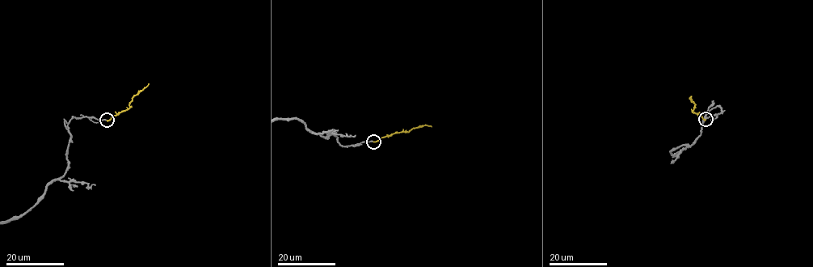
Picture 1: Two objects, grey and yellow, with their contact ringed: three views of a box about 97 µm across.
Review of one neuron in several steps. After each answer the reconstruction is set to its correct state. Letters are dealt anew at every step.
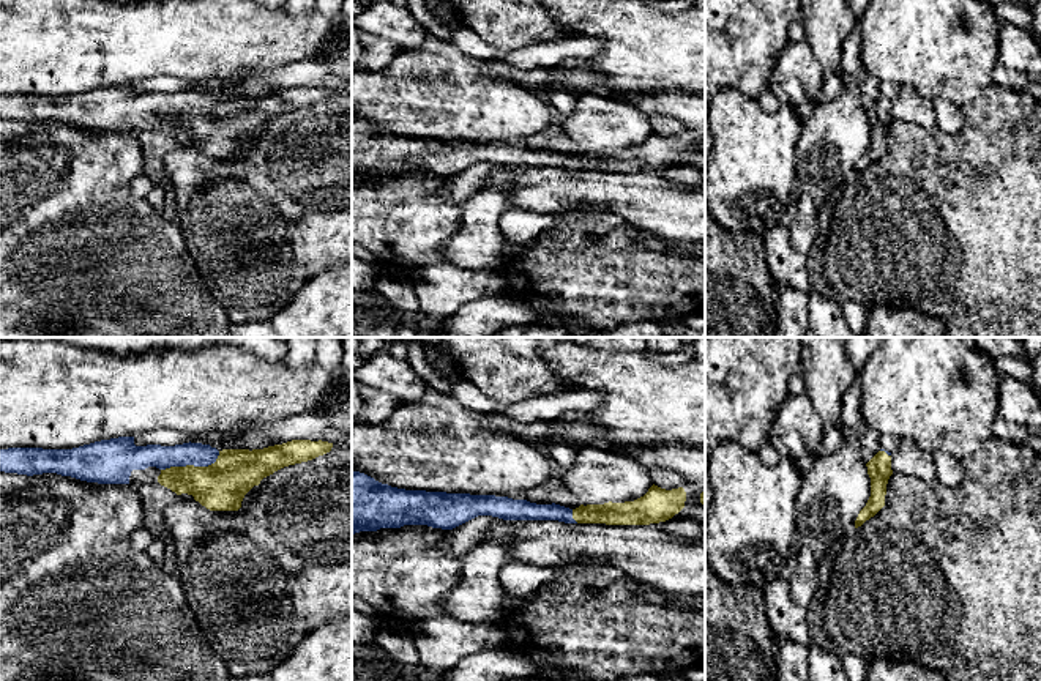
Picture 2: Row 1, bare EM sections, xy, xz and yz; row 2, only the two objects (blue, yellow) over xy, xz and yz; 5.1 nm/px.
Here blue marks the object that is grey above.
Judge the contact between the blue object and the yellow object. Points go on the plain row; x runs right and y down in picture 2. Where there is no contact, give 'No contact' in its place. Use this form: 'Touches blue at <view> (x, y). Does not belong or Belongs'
Touches blue at xy (193, 111). Belongs

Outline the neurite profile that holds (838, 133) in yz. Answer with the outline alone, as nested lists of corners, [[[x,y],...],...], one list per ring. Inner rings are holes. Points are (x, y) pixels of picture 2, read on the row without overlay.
[[[844,85],[803,123],[795,151],[797,192],[809,195],[819,208],[823,207],[830,194],[855,175],[869,143],[871,125],[861,88]]]

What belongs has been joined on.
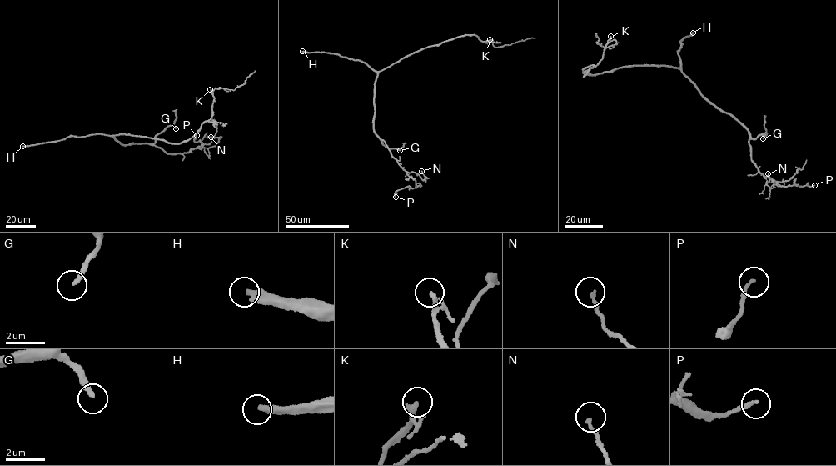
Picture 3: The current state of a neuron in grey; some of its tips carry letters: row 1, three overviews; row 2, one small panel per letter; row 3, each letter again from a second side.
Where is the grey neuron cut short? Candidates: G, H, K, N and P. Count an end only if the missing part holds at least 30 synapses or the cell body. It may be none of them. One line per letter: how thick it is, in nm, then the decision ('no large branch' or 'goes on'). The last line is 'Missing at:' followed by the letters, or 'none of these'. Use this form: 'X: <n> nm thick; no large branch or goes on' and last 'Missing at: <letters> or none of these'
G: 240 nm thick; goes on
H: 340 nm thick; goes on
K: 180 nm thick; no large branch
N: 180 nm thick; no large branch
P: 180 nm thick; no large branch
Missing at: G, H

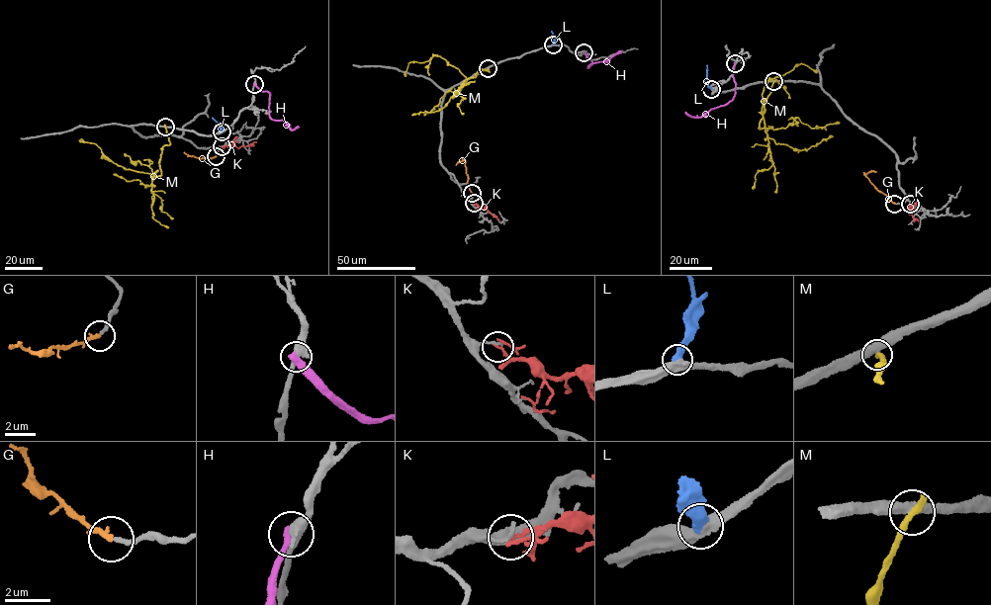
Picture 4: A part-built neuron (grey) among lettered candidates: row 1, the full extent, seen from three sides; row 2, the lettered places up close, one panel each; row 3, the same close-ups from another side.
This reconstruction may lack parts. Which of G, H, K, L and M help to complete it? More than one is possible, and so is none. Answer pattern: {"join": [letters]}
{"join": ["G", "L"]}

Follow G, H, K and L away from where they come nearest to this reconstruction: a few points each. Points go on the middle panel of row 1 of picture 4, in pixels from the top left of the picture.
G: (472, 193), (467, 184), (465, 161), (456, 165)
H: (584, 52), (592, 63), (587, 68), (621, 50)
K: (474, 203), (485, 206), (497, 220)
L: (553, 44), (555, 38), (551, 31)

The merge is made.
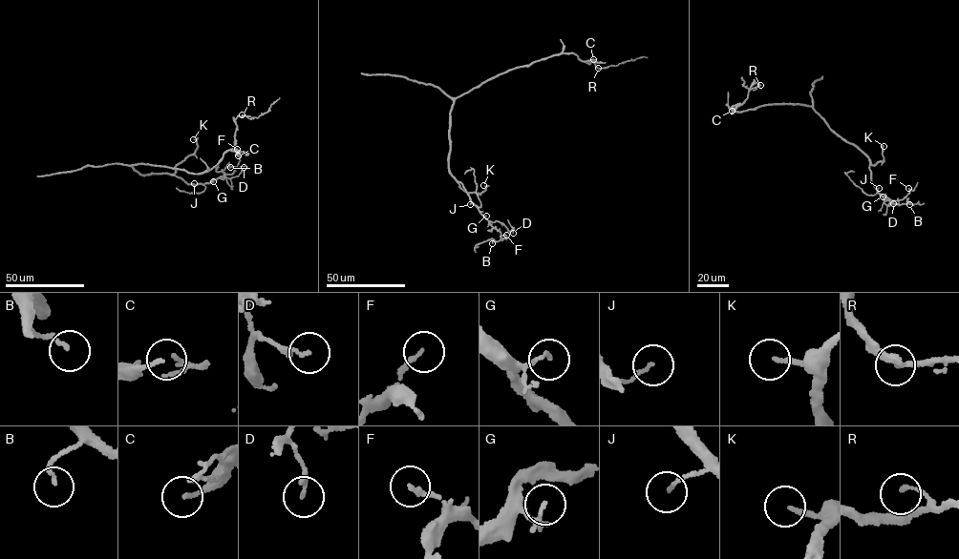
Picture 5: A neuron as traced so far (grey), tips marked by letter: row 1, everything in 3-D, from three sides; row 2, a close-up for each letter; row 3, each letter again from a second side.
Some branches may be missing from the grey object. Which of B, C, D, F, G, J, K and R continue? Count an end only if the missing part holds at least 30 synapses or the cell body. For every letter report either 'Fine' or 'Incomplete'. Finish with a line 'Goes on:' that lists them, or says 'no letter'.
B: Fine
C: Fine
D: Fine
F: Fine
G: Fine
J: Fine
K: Incomplete
R: Fine
Goes on: K

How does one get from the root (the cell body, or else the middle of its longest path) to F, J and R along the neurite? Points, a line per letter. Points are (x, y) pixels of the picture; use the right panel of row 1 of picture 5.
F: (797, 104), (812, 107), (837, 134), (864, 154), (872, 183), (883, 196), (897, 204), (908, 194), (908, 188)
J: (797, 104), (812, 107), (837, 134), (864, 154), (869, 162), (871, 180), (879, 188)
R: (797, 104), (771, 104), (741, 113), (732, 111), (731, 107), (742, 104), (753, 84), (760, 85)

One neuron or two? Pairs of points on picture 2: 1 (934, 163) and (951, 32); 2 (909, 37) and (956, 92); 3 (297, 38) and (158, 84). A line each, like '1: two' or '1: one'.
1: two
2: one
3: two

